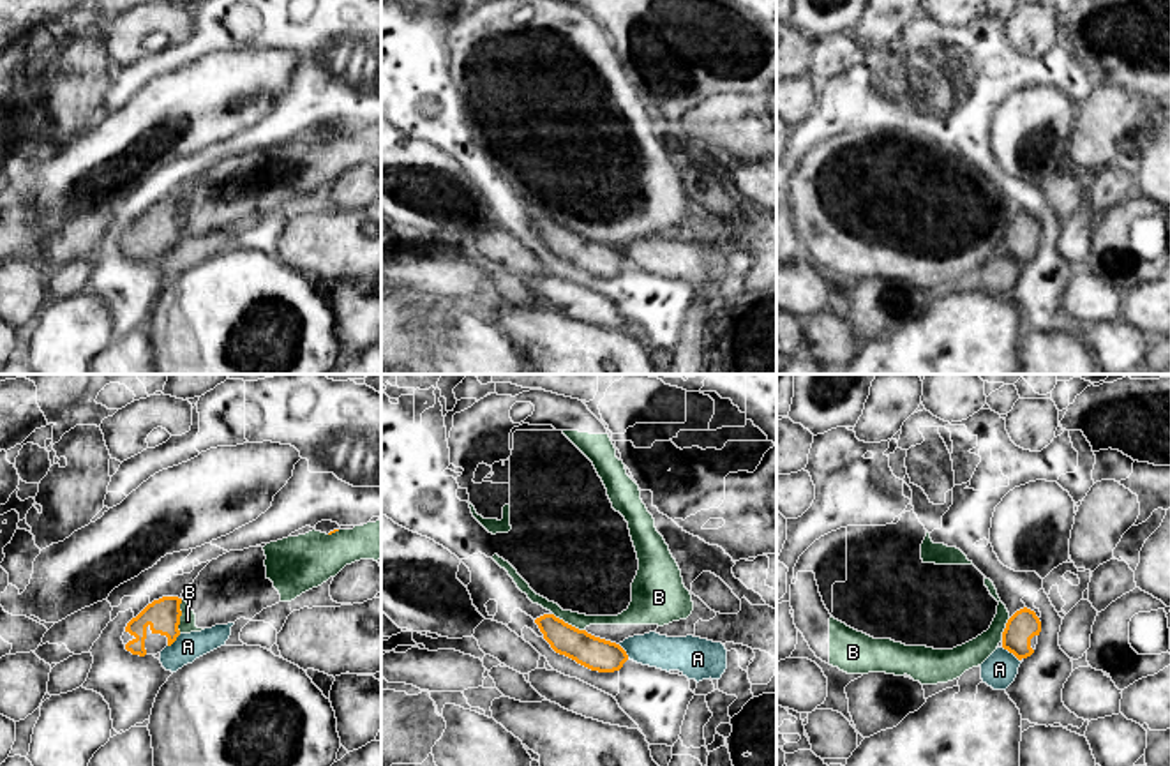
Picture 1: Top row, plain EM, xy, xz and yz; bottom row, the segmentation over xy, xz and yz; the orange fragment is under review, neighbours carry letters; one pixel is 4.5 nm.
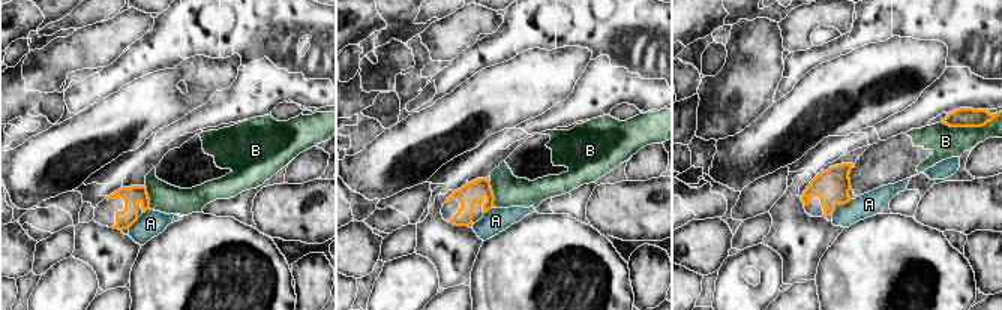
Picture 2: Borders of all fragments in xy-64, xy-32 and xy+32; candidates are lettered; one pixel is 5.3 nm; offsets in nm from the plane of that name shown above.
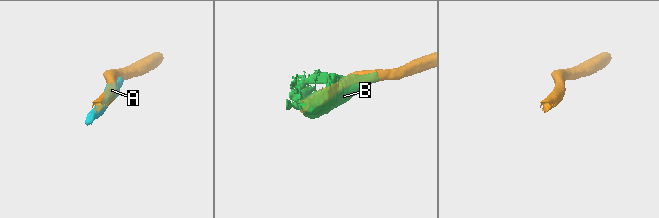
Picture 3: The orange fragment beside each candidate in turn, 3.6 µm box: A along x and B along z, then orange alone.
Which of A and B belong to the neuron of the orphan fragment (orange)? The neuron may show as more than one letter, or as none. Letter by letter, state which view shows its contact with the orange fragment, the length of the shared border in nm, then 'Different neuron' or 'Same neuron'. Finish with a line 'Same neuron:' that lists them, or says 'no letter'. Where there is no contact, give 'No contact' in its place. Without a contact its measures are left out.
A: Touches orange in yz. Shared border 100 nm. Different neuron
B: Touches orange in xy. Shared border 160 nm. Different neuron
Same neuron: no letter

